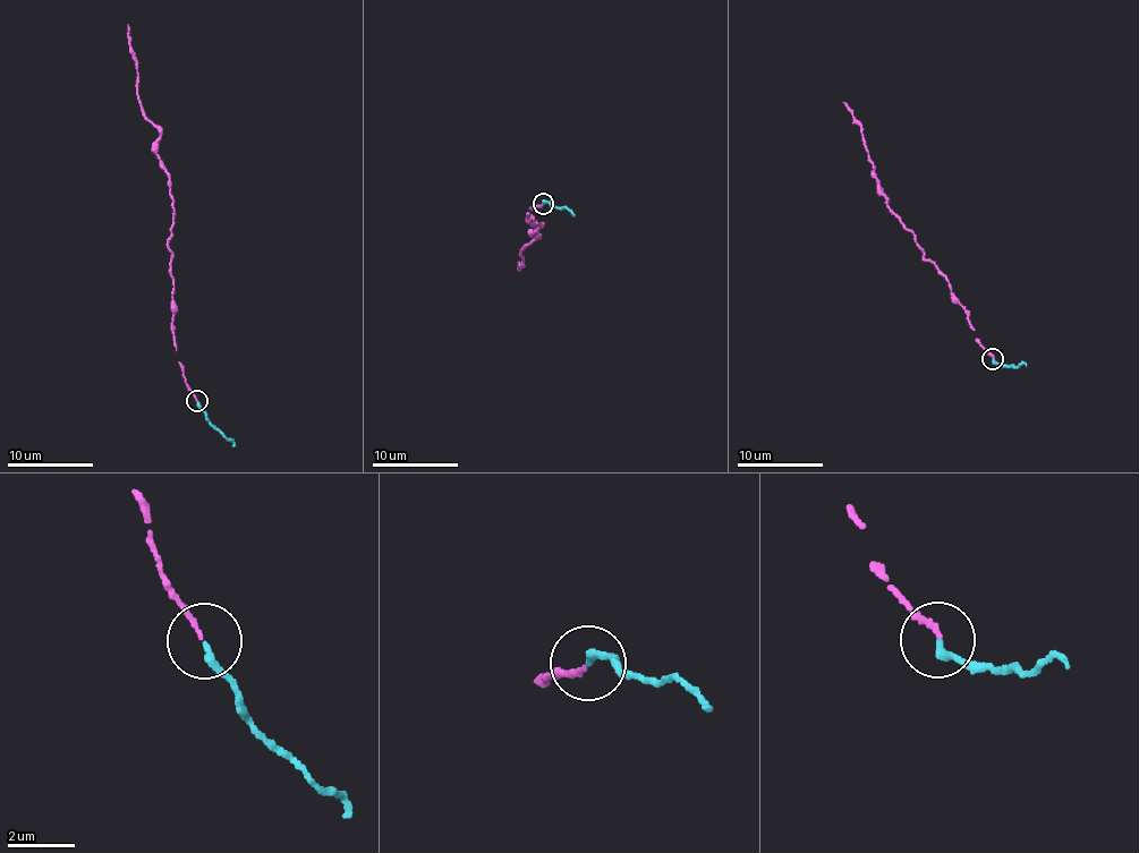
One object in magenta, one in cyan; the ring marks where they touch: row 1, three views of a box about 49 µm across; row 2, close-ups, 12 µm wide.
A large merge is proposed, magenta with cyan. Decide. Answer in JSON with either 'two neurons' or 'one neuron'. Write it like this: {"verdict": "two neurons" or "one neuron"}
{"verdict": "one neuron"}

